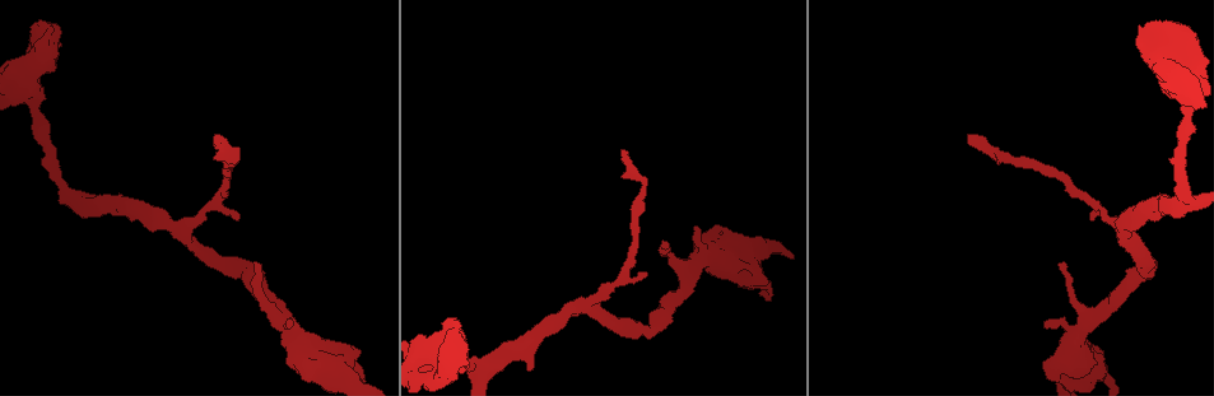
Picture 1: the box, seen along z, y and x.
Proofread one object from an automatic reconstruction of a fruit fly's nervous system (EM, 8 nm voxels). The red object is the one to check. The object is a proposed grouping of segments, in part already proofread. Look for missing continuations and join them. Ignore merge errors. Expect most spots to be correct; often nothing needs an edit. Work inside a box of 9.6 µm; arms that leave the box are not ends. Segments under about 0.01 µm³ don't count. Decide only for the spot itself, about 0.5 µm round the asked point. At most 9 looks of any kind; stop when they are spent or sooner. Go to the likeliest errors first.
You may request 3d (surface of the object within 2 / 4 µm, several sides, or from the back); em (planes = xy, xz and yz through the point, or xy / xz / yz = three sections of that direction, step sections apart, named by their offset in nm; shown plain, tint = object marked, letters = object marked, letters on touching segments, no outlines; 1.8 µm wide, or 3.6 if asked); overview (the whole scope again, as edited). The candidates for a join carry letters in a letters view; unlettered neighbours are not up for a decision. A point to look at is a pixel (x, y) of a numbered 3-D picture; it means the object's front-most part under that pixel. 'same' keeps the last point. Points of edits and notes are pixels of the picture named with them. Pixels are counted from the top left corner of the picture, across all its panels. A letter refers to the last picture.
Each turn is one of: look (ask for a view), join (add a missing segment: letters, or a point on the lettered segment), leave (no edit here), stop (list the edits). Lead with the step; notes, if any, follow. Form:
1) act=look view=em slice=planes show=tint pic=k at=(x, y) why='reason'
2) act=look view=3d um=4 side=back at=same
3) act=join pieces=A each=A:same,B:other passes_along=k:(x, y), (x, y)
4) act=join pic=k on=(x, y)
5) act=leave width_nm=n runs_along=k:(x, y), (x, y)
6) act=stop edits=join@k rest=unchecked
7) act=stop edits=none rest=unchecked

act=look view=3d um=2 pic=1 at=(256, 266) why='branch stops here'

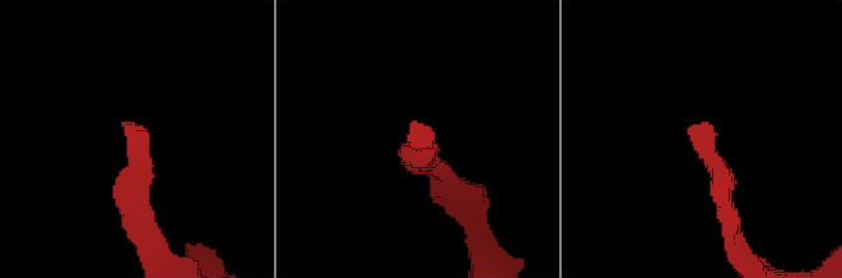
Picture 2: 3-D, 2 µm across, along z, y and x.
act=look view=em slice=xz step=4 show=letters pic=2 at=(129, 128)

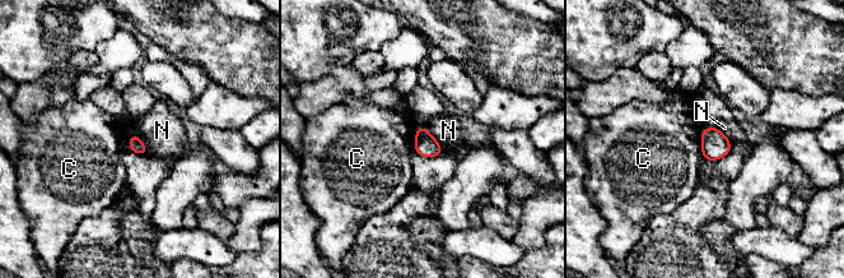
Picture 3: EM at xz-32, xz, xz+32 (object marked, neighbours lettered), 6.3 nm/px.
act=look view=em slice=planes show=letters at=same why='another direction'

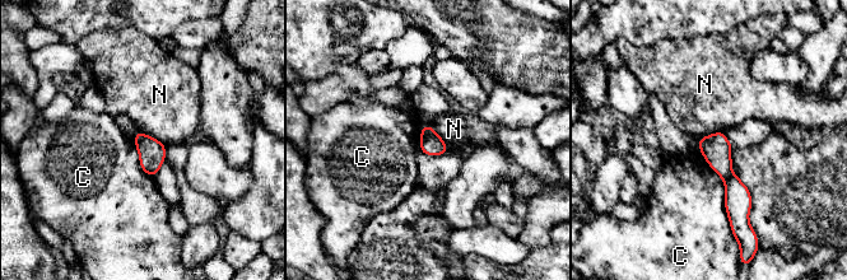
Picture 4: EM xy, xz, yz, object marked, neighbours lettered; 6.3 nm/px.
act=leave width_nm=140 each=C:other,N:other border=4:(134, 131), (150, 135), (166, 145) found='no lettered segment goes on from it'

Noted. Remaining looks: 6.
act=look view=em slice=planes show=tint pic=1 at=(27, 80)

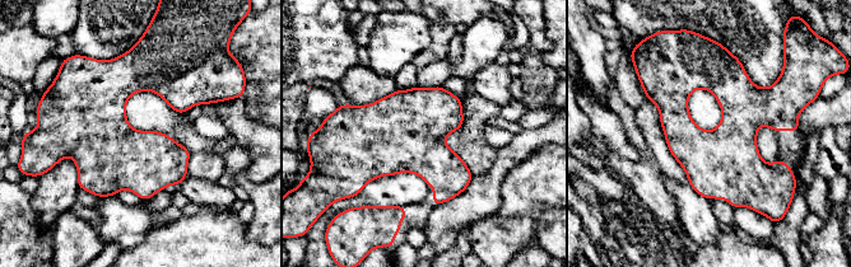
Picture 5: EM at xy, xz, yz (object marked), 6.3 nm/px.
act=look view=em slice=planes show=letters at=same

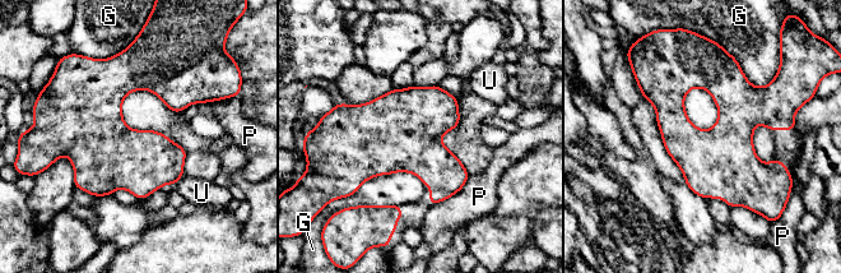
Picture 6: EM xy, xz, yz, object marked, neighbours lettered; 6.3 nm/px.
act=leave each=G:other,P:other,U:other border=6:(423, 183), (380, 174), (356, 193) found='none of them fits'

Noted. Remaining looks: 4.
act=look view=3d um=4 pic=1 at=(328, 369) why='sharp bend'

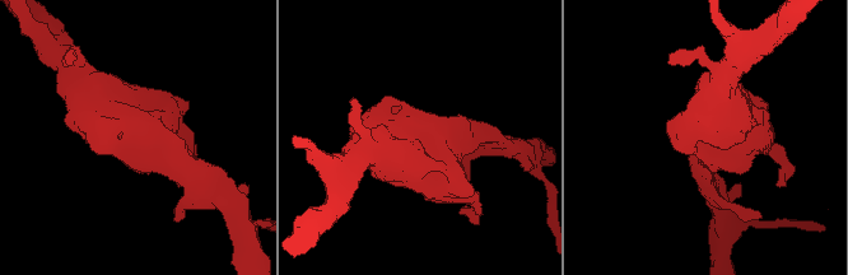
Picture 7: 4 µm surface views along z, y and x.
act=look view=em um=3.6 slice=yz step=8 show=tint pic=7 at=(422, 155) why='need the tissue'

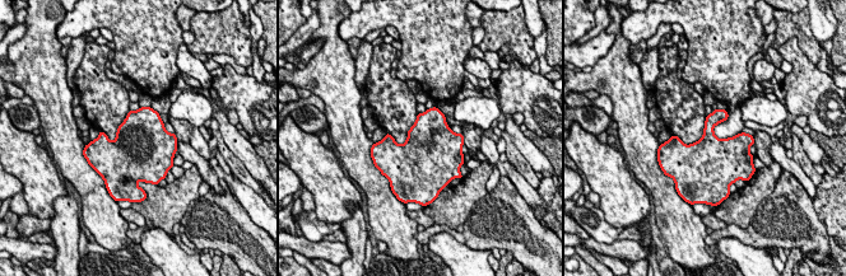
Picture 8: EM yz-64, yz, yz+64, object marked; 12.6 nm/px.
act=look view=em um=3.6 slice=planes show=letters at=same why='another direction'

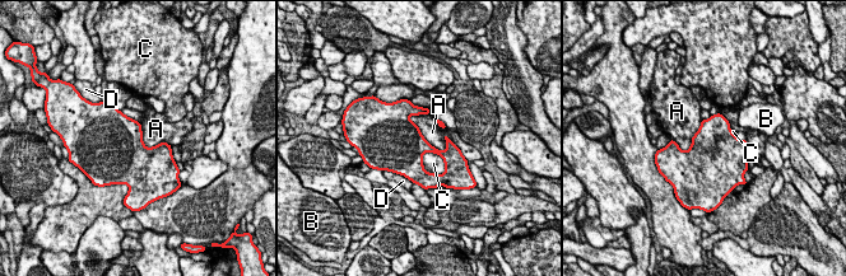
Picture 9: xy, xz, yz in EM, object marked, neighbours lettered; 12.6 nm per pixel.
act=leave each=A:other,B:other,C:other,D:other border=9:(408, 116), (463, 153) found='none of them fits'

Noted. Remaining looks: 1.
act=look view=em slice=planes show=letters pic=1 at=(487, 365) why='sudden change in width'

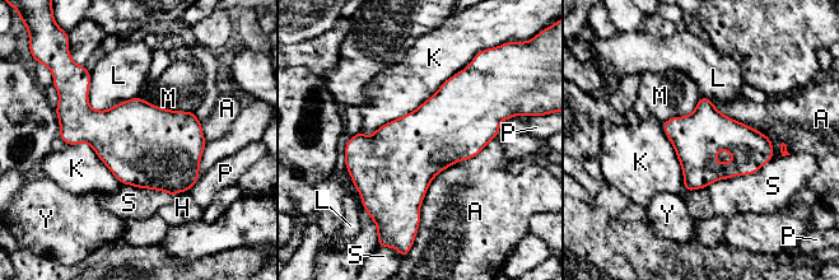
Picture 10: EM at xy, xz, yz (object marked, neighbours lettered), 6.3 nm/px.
act=leave longest_contact=K:800nm each=A:other,H:other,K:other,L:other,M:other,P:other,S:other,Y:other border=10:(467, 65), (413, 111), (360, 131) found='no lettered segment goes on from it'

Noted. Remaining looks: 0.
act=stop edits=none rest=unchecked

